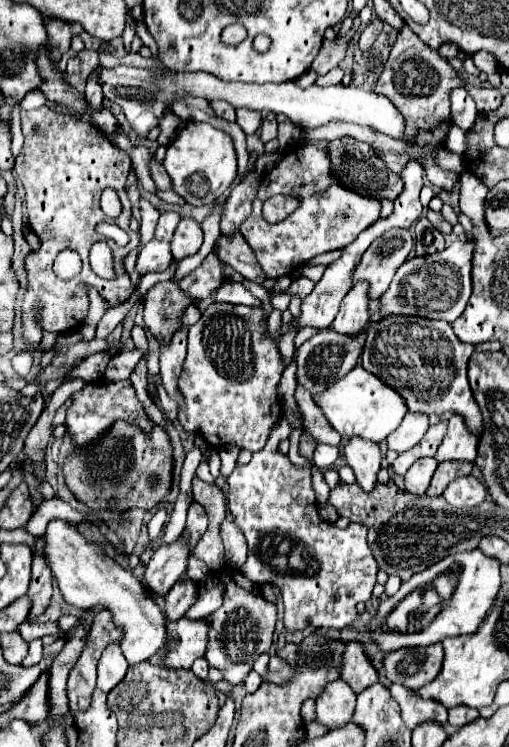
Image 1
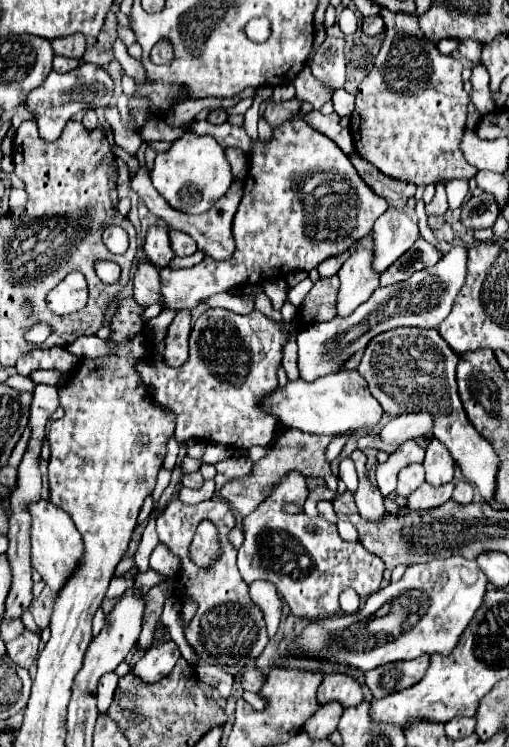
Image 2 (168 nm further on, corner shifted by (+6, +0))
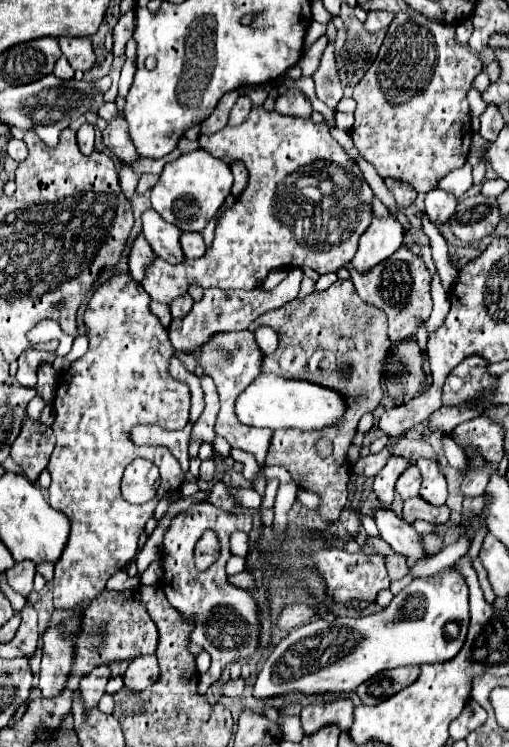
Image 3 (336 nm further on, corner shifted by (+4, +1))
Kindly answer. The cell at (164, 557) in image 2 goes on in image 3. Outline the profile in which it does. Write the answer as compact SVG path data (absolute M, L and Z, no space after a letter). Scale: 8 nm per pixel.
M152 562L152 564L140 574L140 582L142 582L142 584L158 584L160 578L162 578L162 574L164 574L162 564L160 564L160 562Z

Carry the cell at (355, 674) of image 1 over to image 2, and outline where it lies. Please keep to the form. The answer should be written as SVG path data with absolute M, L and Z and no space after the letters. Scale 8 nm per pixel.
M328 675L328 677L324 677L324 681L322 681L320 687L318 687L318 705L336 701L336 703L340 703L340 705L346 709L346 707L356 707L356 705L360 705L362 699L364 699L364 697L362 697L362 689L360 689L358 681L356 681L354 677L348 677L348 675Z

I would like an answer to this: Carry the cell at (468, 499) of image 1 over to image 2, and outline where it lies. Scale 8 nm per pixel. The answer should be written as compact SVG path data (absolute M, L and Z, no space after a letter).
M458 483L456 487L454 487L454 495L452 495L452 499L456 501L456 503L470 503L472 501L472 497L474 497L474 487L470 485L470 483Z

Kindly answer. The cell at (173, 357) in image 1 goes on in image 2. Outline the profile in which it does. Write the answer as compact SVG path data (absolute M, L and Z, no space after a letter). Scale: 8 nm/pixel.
M178 311L166 335L166 349L164 349L166 365L180 367L186 363L188 335L190 335L190 311Z

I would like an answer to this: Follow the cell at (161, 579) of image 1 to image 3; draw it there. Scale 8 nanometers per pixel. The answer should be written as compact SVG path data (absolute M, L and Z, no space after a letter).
M108 664L94 668L90 674L86 674L80 680L80 692L82 692L86 712L90 712L92 708L98 706L108 680L110 680L110 666Z

